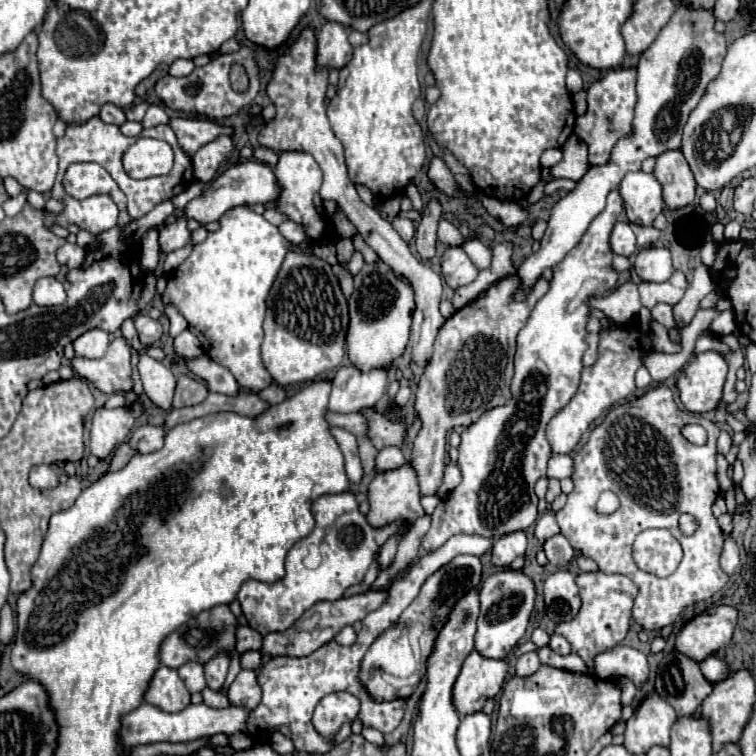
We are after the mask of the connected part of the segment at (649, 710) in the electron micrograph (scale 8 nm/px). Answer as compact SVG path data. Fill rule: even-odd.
M651 692L625 726L625 746L631 754L643 754L651 746L667 746L669 730L677 714L669 702L665 702L657 692Z

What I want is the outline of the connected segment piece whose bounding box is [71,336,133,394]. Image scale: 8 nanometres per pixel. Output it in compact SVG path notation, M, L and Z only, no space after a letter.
M115 336L103 358L91 360L83 356L73 356L71 368L101 392L129 392L131 386L131 348L125 338Z

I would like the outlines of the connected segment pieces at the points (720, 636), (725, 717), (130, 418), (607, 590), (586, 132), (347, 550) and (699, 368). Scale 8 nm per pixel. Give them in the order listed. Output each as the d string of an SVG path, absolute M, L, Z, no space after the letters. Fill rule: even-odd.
M727 604L713 606L683 626L675 640L675 648L701 662L731 642L737 618L737 608Z
M741 668L733 674L729 674L725 680L721 680L713 686L713 692L701 704L701 714L711 722L713 750L719 750L719 746L723 746L723 742L737 742L741 738L743 726L749 720L753 704L755 704L755 680L747 668Z
M139 402L125 408L97 408L91 420L91 454L97 458L109 458L115 448L125 442L135 420L143 414Z
M581 572L577 576L579 596L581 596L581 612L571 622L561 622L555 626L555 634L561 634L569 644L571 652L581 656L587 664L587 674L595 674L595 656L601 652L609 652L625 640L631 626L631 610L633 598L637 596L637 586L623 574L605 574L597 572Z
M611 70L605 78L593 82L587 90L587 112L577 116L575 120L575 134L587 144L589 148L589 164L601 166L609 162L613 146L633 134L633 114L637 104L637 92L635 92L635 78L637 70Z
M351 492L335 496L321 496L313 502L315 528L313 532L297 542L285 560L285 578L273 584L247 580L239 590L241 610L253 630L259 634L283 632L301 618L305 610L321 600L337 600L353 584L359 584L383 542L405 522L395 522L385 528L371 528L365 516L359 512L359 504Z
M719 352L693 354L677 376L679 398L689 412L711 412L721 402L725 378L727 362Z

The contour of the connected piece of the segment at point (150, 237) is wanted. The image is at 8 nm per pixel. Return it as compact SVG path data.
M159 224L159 226L153 226L149 228L143 238L141 238L141 244L139 244L139 258L141 258L141 266L147 270L147 272L153 272L157 262L159 262L159 232L161 228L165 226Z

